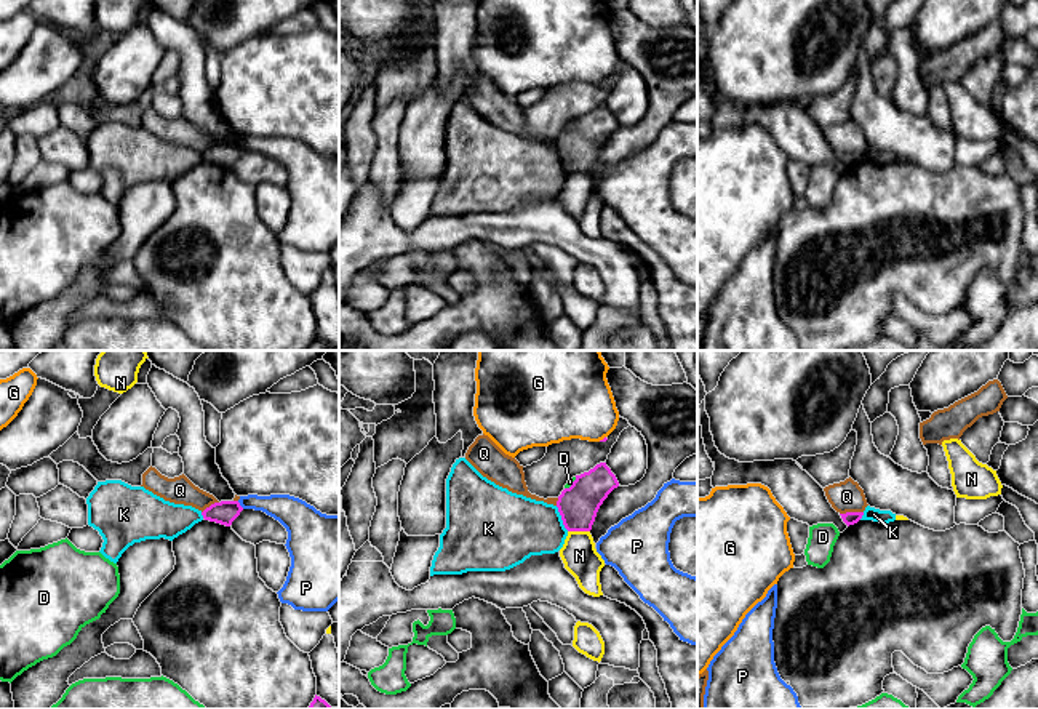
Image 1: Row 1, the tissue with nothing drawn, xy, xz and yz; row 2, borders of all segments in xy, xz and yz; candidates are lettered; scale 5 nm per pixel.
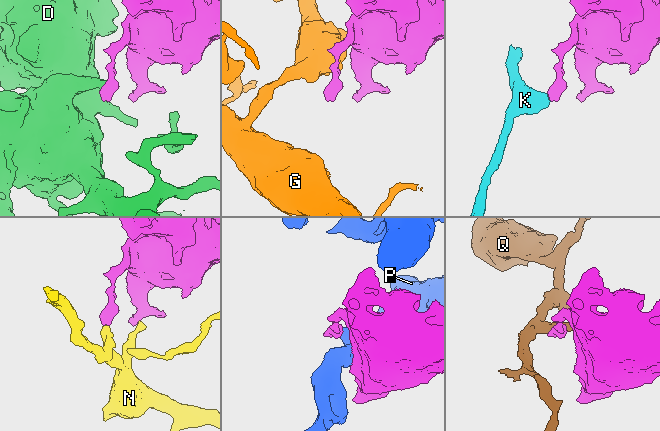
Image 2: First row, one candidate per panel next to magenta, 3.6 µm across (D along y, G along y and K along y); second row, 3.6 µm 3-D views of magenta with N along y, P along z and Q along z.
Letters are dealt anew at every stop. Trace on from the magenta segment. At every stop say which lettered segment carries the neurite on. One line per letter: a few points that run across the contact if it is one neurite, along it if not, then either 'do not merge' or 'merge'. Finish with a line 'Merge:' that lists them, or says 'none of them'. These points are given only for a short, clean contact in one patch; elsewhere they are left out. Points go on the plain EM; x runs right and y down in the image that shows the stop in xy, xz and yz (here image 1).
D: xz (576, 119), (565, 130) | do not merge
G: xz (605, 77), (598, 82) | do not merge
K: xz (555, 148), (562, 165), (568, 172) | do not merge
N: xz (568, 172), (589, 173) | do not merge
P: do not merge
Q: yz (862, 152), (840, 156) | do not merge
Merge: none of them

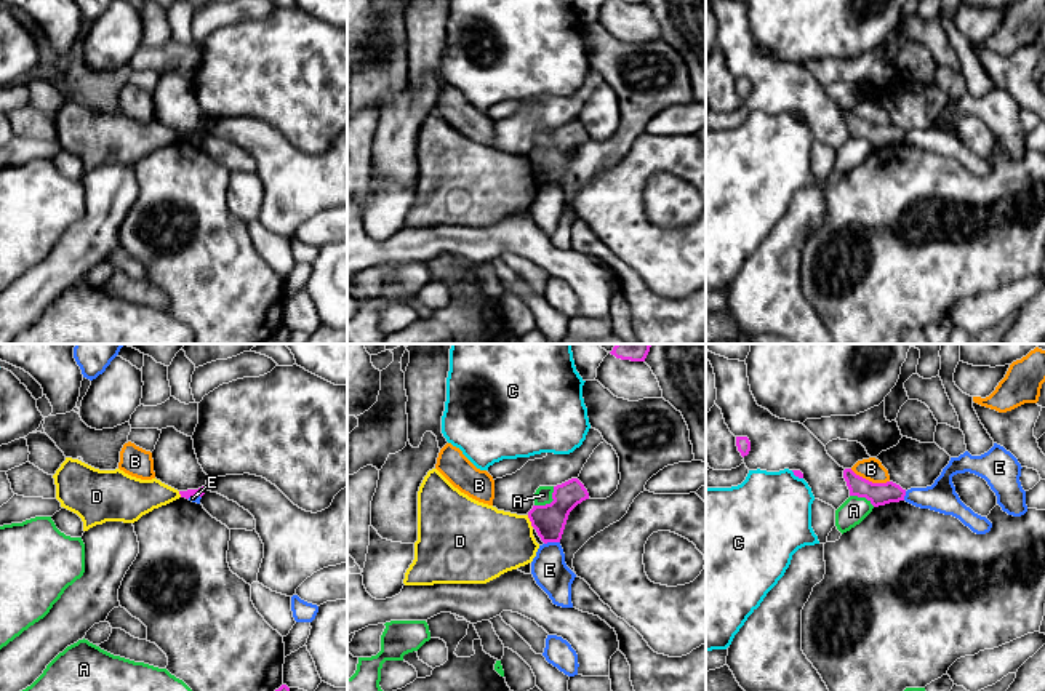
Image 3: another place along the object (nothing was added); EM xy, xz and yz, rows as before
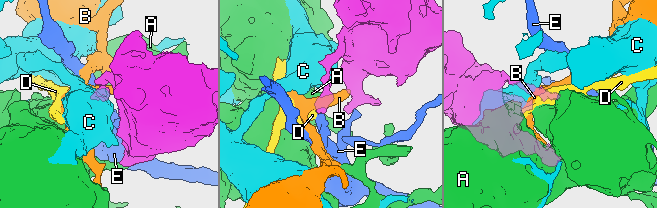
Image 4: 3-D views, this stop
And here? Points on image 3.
A: xz (554, 128), (552, 141), (535, 147) | do not merge
B: yz (850, 111), (872, 123), (888, 123) | do not merge
C: yz (791, 112), (802, 120) | do not merge
D: xz (527, 157), (533, 168) | do not merge
E: xz (559, 183), (544, 186) | do not merge
Merge: none of them

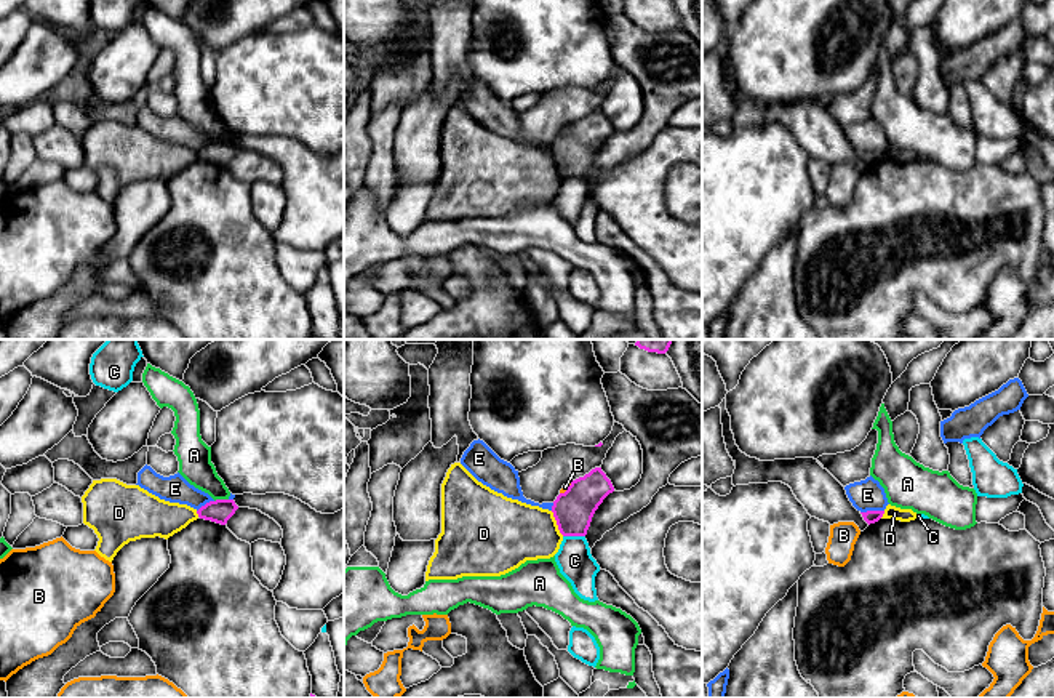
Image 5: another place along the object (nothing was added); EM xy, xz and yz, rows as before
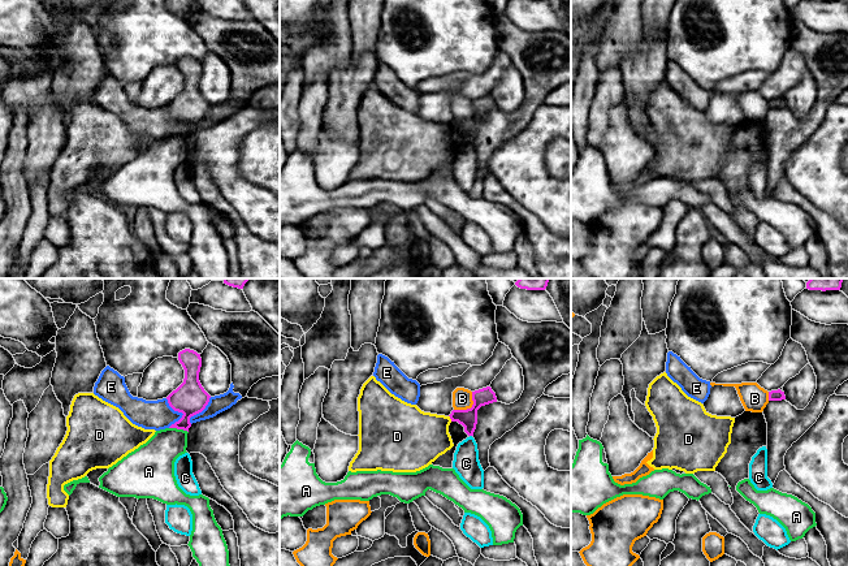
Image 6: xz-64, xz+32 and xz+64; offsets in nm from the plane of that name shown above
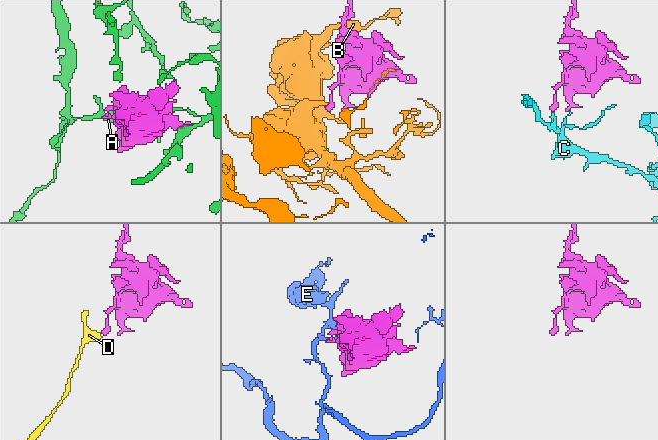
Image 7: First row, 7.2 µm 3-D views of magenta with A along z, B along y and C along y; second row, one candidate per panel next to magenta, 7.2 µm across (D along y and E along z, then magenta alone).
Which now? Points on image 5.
A: do not merge
B: xz (571, 124), (560, 135) | do not merge
C: xz (563, 176), (584, 178) | do not merge
D: xz (550, 152), (557, 170), (563, 176) | do not merge
E: yz (883, 151), (861, 154) | do not merge
Merge: none of them

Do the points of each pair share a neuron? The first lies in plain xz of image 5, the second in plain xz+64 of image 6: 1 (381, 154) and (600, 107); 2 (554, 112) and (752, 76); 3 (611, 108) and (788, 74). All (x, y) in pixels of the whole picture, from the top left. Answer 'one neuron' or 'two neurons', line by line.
1: one neuron
2: two neurons
3: two neurons

